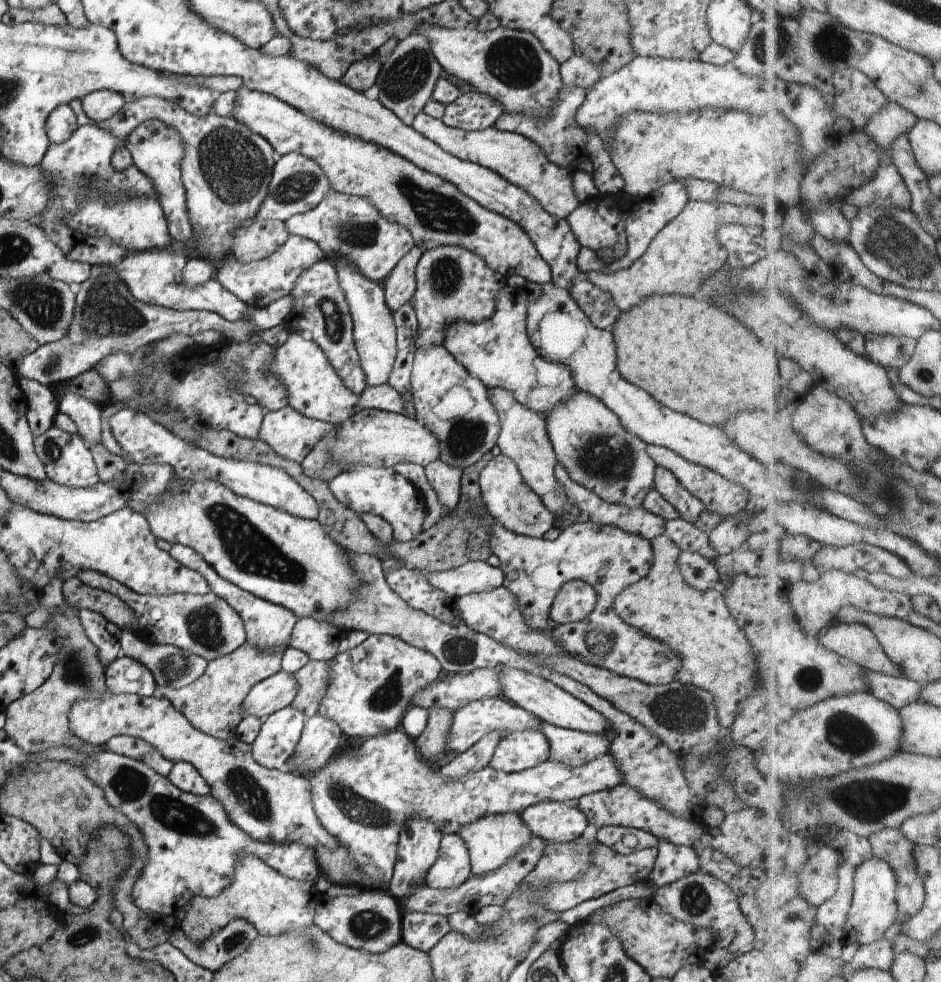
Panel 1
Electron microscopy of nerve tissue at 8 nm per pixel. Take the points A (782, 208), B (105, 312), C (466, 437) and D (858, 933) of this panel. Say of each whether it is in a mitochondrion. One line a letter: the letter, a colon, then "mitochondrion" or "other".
A: other
B: mitochondrion
C: mitochondrion
D: other

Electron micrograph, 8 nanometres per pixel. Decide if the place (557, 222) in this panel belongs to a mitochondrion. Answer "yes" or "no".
no

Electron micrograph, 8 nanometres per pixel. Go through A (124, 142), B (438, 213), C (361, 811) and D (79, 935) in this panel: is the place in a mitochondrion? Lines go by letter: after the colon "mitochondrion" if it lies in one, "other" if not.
A: other
B: mitochondrion
C: mitochondrion
D: mitochondrion

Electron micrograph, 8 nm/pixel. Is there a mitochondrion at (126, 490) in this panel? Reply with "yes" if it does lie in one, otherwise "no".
no

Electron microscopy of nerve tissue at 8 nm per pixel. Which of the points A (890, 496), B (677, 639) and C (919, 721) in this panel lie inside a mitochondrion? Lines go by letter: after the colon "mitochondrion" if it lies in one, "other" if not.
A: mitochondrion
B: other
C: other

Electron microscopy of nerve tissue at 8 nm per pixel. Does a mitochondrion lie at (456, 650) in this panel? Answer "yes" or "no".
yes

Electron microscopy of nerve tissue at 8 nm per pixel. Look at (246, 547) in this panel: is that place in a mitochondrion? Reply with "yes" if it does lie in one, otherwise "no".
yes

